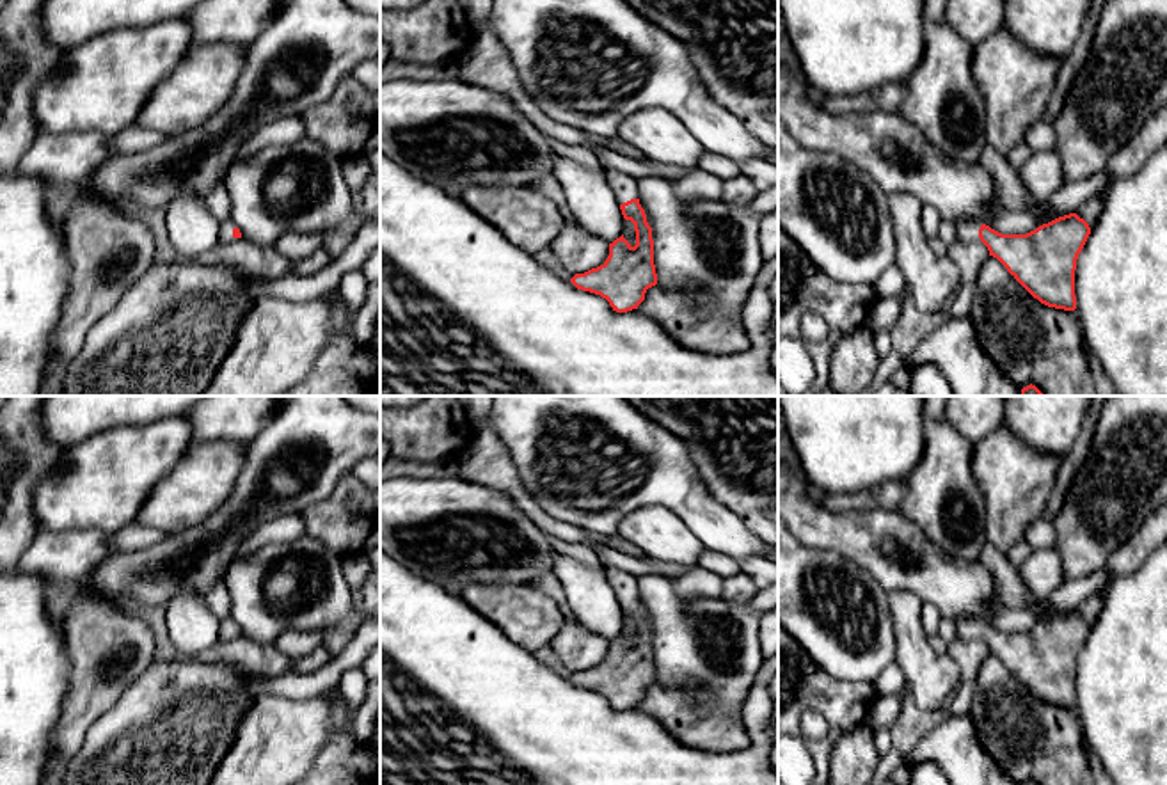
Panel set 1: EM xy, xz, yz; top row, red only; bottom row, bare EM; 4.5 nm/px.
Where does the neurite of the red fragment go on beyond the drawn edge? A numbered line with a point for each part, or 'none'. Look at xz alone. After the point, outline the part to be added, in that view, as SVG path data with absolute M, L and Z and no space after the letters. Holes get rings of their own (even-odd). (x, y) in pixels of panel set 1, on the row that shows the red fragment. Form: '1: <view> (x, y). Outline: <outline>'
1: xz (624, 187). Outline: M604 169L604 174L618 204L623 204L631 199L639 199L636 178L615 169Z

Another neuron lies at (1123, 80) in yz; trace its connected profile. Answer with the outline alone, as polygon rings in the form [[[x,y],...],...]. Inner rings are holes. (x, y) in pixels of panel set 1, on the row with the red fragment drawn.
[[[1107,0],[1085,60],[1053,121],[1053,151],[1060,156],[1064,183],[1103,170],[1110,156],[1163,107],[1167,107],[1167,0]]]

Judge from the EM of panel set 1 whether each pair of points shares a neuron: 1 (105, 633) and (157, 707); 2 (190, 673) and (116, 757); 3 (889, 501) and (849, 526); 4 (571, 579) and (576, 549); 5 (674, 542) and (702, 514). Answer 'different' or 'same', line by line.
1: different
2: same
3: different
4: different
5: different

